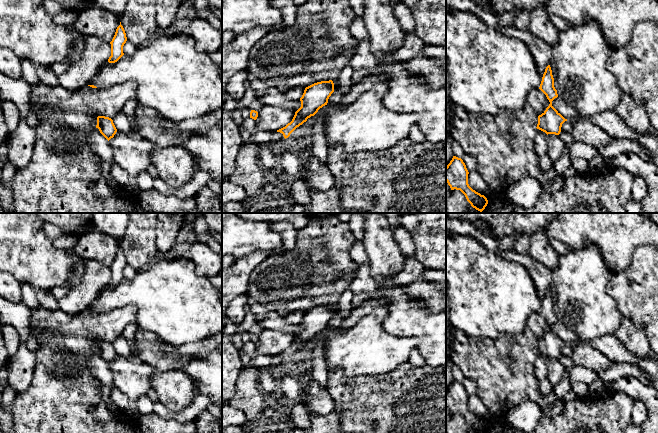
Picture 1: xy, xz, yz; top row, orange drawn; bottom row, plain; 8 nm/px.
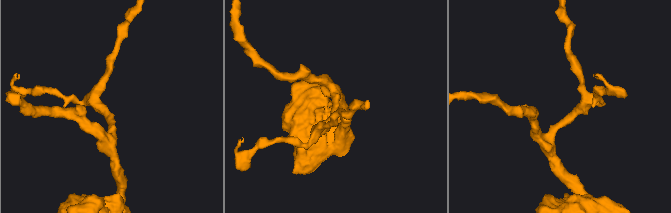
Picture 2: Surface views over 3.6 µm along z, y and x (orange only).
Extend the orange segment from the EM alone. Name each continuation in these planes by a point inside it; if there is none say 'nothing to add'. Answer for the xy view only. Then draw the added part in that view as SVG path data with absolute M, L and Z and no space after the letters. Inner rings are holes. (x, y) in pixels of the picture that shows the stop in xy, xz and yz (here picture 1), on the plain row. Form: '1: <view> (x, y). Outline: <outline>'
nothing to add

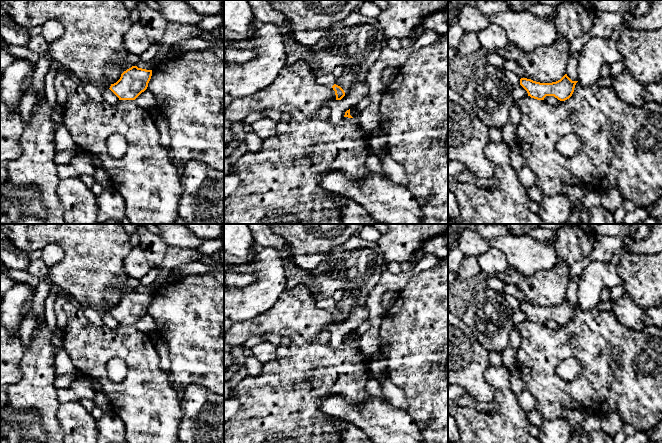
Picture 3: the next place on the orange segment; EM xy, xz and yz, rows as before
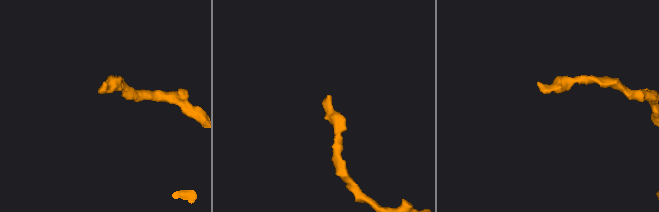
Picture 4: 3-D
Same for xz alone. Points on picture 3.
1: xz (296, 275). Outline: M287 261L285 263L285 272L287 276L286 288L291 289L298 284L305 284L315 297L316 306L321 309L333 310L336 302L332 297L323 297L319 289L313 284L311 279L311 271L298 267L297 265Z

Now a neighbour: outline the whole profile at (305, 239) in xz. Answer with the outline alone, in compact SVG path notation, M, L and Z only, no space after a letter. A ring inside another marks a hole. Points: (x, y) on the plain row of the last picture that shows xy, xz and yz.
M268 224L273 233L283 237L294 255L326 254L358 234L363 224Z

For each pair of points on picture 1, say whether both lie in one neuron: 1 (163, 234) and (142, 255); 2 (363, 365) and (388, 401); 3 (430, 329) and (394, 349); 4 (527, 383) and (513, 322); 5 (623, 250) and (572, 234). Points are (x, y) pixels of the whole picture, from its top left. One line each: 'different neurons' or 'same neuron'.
1: different neurons
2: different neurons
3: different neurons
4: different neurons
5: same neuron

